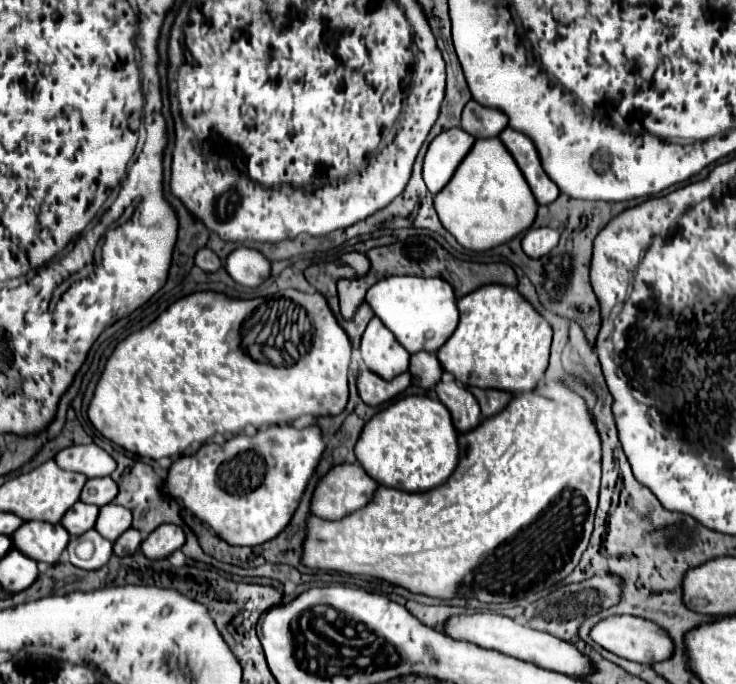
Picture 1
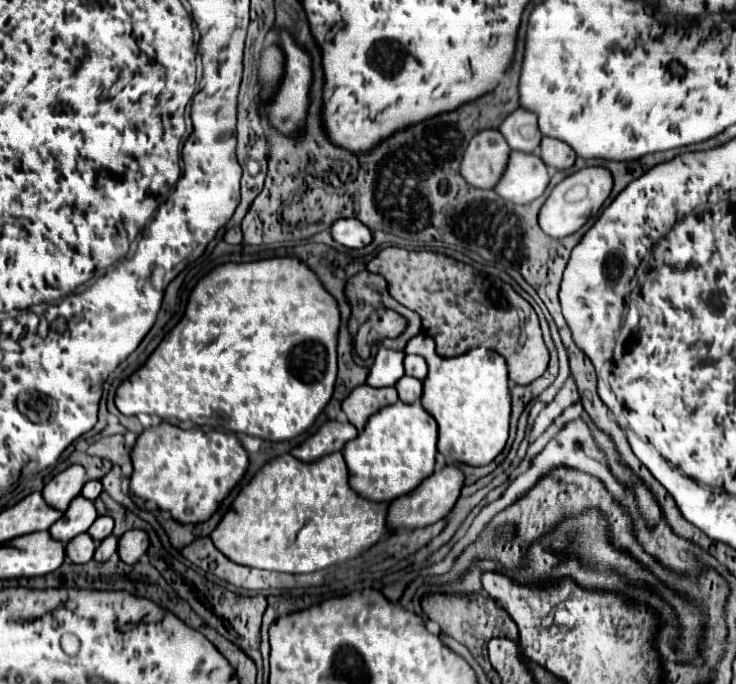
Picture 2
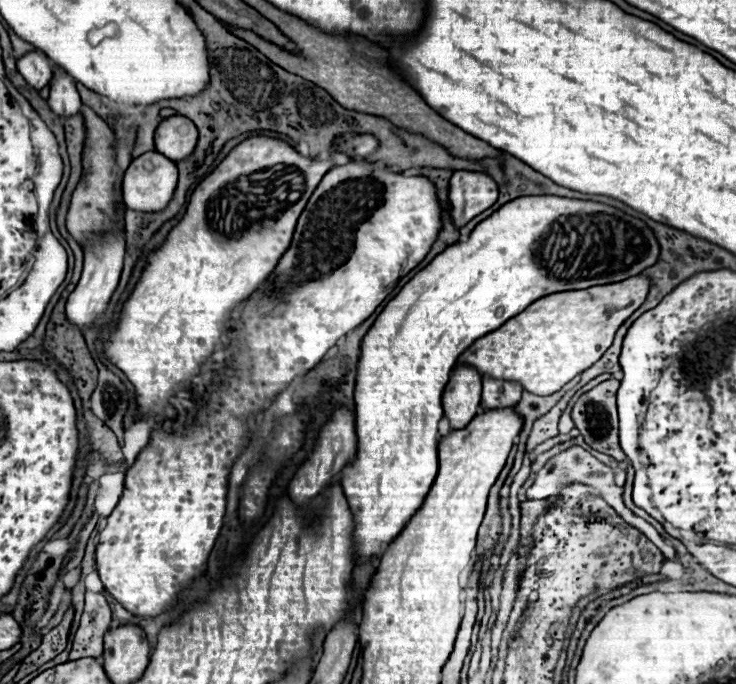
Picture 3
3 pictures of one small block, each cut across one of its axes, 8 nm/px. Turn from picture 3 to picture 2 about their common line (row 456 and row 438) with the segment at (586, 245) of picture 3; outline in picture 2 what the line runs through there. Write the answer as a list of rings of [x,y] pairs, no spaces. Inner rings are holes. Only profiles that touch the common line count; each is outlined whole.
[[[396,402],[372,414],[366,428],[344,446],[348,466],[348,484],[372,502],[392,502],[398,496],[414,490],[424,478],[434,472],[438,426],[422,404]]]

